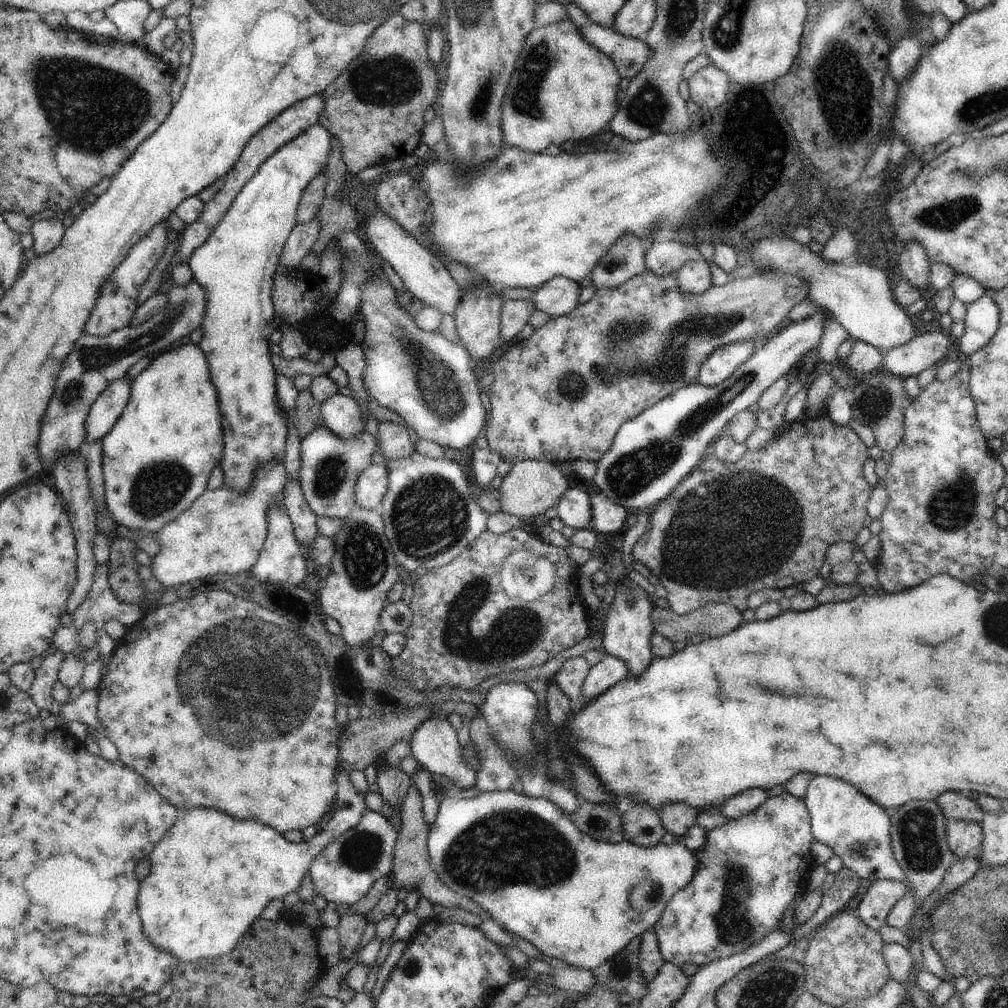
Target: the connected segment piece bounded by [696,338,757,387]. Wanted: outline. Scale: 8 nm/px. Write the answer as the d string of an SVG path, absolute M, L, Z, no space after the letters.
M755 339L733 342L714 350L700 367L696 381L707 387L722 384L755 354Z

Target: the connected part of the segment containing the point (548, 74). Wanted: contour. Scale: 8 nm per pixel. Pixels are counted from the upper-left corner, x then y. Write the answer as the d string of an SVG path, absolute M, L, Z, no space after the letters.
M571 18L534 28L526 37L503 98L501 119L504 146L540 153L550 144L559 146L574 138L586 140L600 134L617 111L616 96L620 79L616 65L584 38Z

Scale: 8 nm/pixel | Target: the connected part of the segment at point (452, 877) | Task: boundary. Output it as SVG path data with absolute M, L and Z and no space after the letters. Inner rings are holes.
M513 789L465 794L454 799L444 798L444 800L440 800L437 817L429 828L427 849L429 850L432 867L436 871L439 881L457 895L466 896L466 898L476 902L502 930L528 940L543 954L560 958L560 960L564 960L580 969L590 970L612 958L612 955L624 950L624 947L628 946L628 943L636 937L641 937L645 932L654 930L655 924L663 915L670 899L692 880L692 875L697 867L697 858L694 856L694 851L689 851L680 840L676 840L672 845L665 845L660 842L652 848L641 847L626 840L619 843L599 841L592 838L592 835L584 834L584 831L581 831L571 819L571 815L565 813L565 810L562 810L548 797L528 796ZM636 890L641 890L642 908L640 910L636 910L630 904L630 897L633 897Z

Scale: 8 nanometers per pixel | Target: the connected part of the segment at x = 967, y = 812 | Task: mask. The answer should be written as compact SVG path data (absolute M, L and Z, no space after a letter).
M944 792L942 796L936 798L936 804L948 821L963 820L980 823L985 815L977 802L972 802L970 798L964 798L956 792Z

